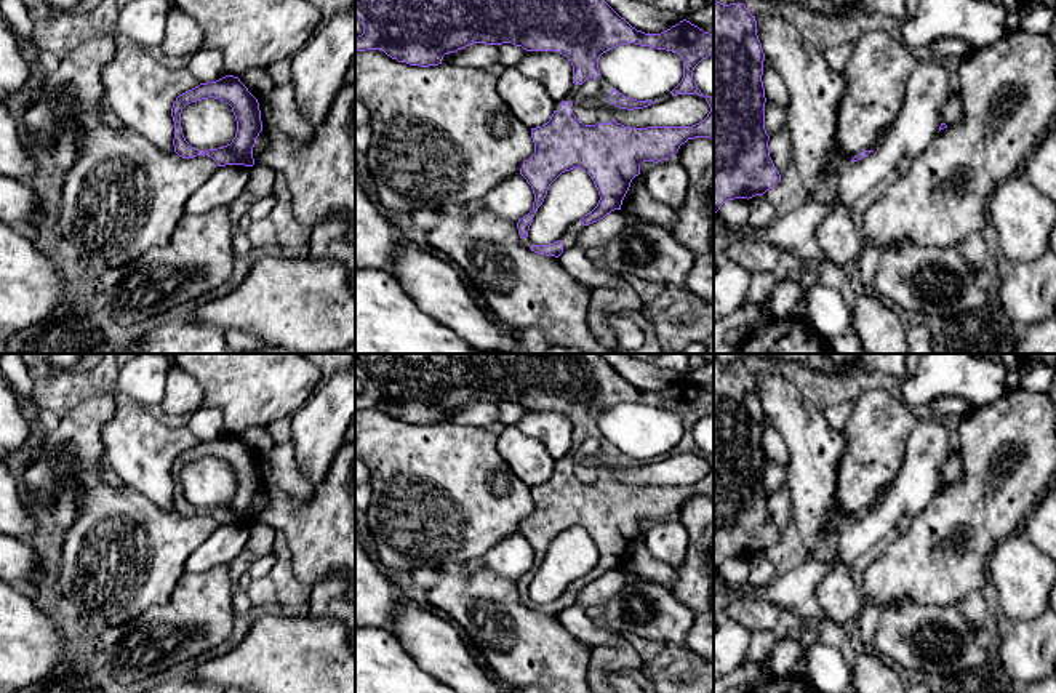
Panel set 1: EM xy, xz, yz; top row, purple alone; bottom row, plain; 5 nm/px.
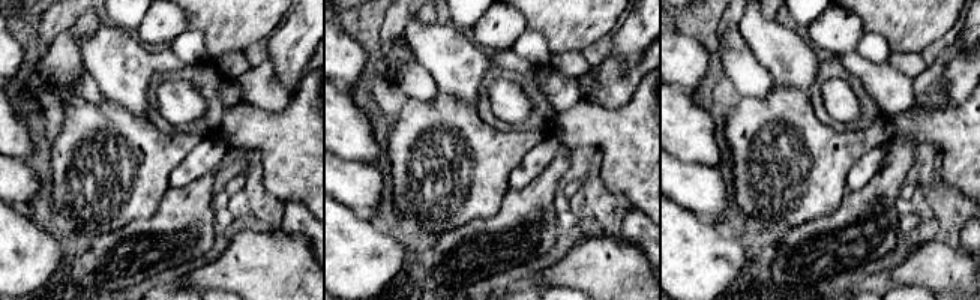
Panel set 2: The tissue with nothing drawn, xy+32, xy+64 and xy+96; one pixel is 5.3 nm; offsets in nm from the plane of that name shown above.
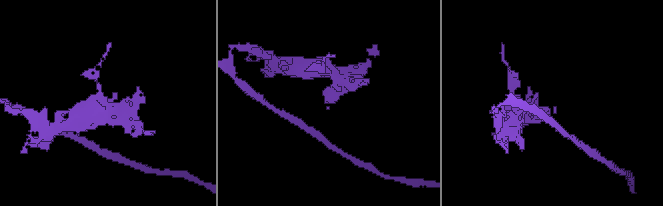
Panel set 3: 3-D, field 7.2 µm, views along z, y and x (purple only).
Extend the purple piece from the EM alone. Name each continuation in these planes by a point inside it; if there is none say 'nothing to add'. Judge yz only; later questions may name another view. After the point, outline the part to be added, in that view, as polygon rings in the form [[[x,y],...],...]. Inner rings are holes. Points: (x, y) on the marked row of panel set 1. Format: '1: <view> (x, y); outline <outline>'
1: yz (952, 111); outline [[[954,88],[947,102],[941,109],[941,123],[957,123],[963,115],[960,90]]]

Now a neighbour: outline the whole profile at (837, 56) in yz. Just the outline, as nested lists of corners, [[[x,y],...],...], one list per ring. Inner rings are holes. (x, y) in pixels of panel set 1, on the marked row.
[[[842,43],[842,45],[829,48],[824,53],[824,59],[834,70],[842,72],[851,58],[851,53],[853,53],[853,45]]]

